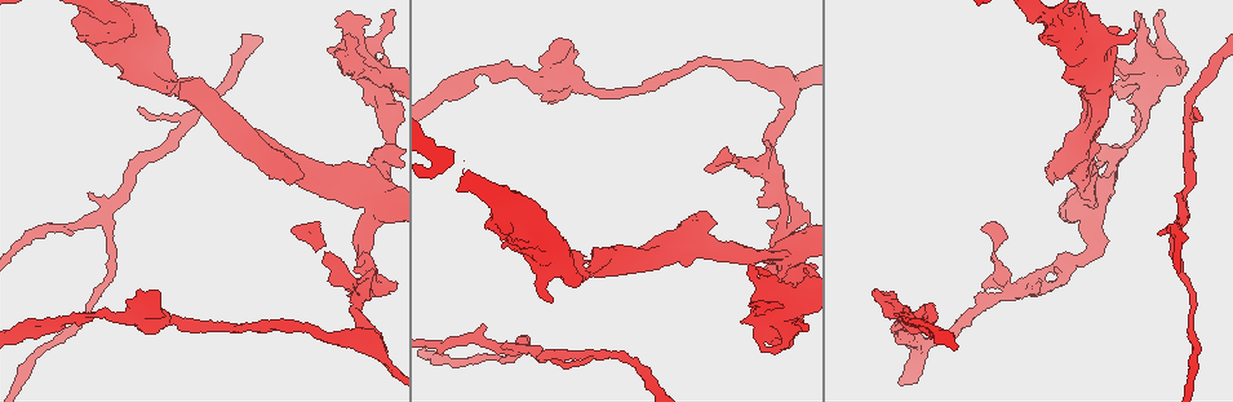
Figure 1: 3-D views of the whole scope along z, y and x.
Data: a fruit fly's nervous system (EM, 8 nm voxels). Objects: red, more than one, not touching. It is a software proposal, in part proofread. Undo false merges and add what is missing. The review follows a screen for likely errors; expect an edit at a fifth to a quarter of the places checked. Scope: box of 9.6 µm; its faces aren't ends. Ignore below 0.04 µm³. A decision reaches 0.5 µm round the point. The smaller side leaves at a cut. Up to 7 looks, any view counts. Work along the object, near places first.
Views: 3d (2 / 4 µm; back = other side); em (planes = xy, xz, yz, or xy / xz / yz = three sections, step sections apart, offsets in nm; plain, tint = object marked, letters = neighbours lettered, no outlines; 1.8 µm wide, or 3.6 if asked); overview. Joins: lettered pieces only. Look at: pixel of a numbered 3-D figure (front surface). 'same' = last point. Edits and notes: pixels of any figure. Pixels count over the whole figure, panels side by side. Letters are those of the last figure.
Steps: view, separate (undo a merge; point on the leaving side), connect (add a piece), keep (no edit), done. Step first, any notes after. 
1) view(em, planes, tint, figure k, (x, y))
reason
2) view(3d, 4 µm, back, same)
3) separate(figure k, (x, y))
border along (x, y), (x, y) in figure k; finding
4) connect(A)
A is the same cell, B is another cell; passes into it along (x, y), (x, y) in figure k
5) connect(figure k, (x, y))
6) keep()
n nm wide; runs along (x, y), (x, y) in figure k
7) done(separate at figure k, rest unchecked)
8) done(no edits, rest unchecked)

view(em, 3.6 µm, yz, step 8, tint, figure 1, (381, 89))
arms part here

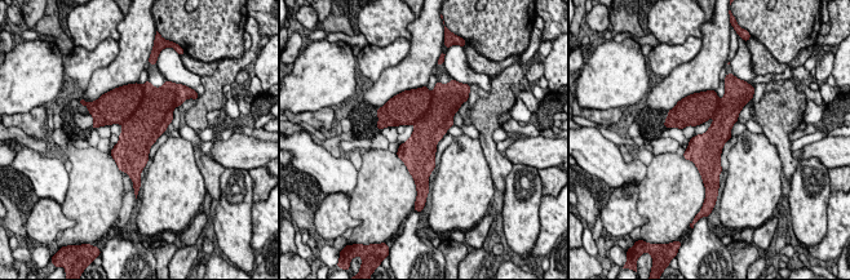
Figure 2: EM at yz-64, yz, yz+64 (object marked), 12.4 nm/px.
view(em, 3.6 µm, yz, step 8, letters, same)

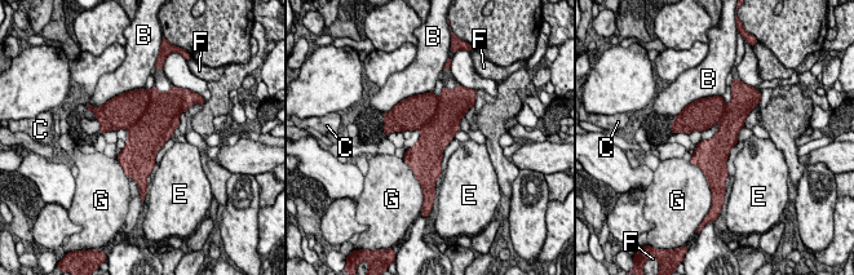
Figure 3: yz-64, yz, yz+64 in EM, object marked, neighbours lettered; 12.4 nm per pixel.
separate(figure 3, (123, 110))
B, C, E, F and G are other cells; border along (149, 97), (146, 109), (128, 129) in figure 3; two neurons meet here

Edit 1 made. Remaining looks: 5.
view(overview)
redraw

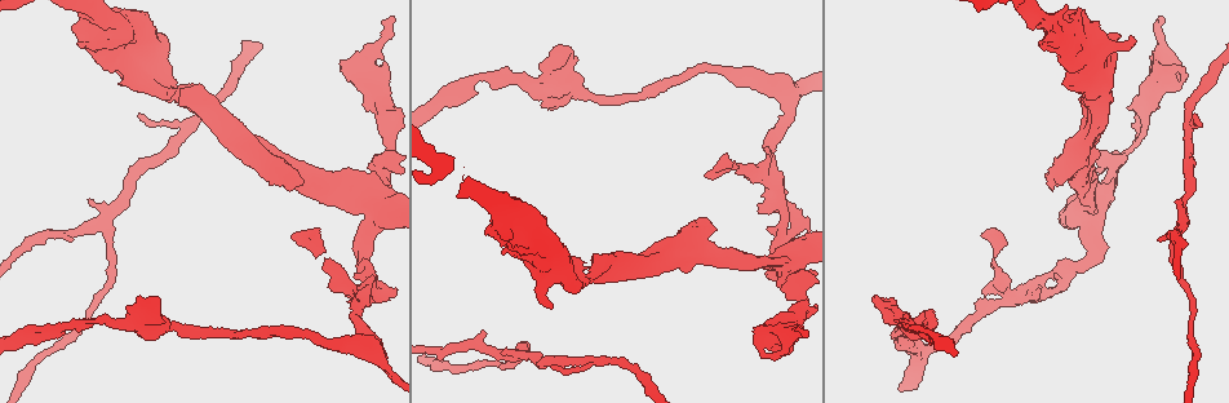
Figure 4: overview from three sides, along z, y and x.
view(em, 3.6 µm, yz, step 8, tint, figure 4, (371, 204))
four arms meet

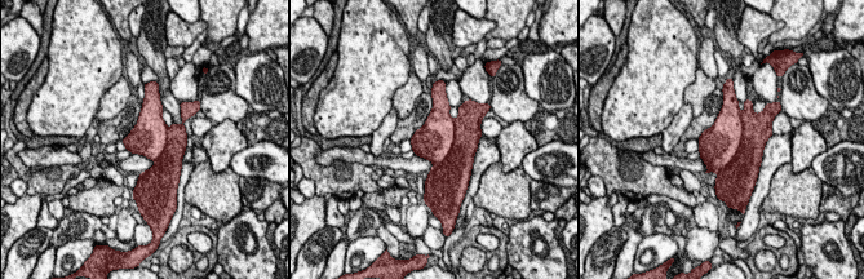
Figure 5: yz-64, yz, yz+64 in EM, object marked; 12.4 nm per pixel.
view(em, 3.6 µm, planes, letters, same)

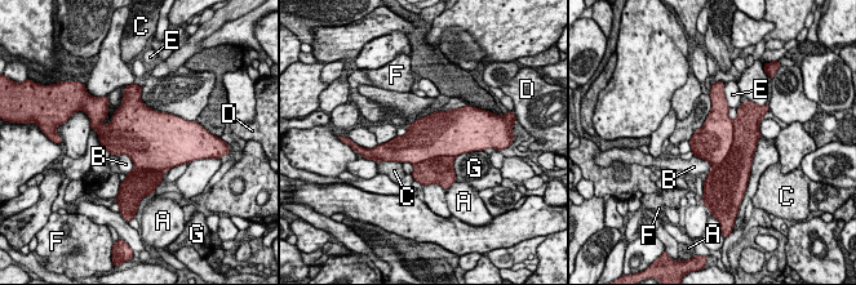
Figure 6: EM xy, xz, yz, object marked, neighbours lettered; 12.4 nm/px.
separate(figure 6, (737, 163))
A, B, C, D, E, F and G are other cells; border along (732, 121), (731, 148), (713, 167) in figure 6; a second neuron is stuck on

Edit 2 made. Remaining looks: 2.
done(separate at figure 3, separate at figure 6, rest unchecked)

